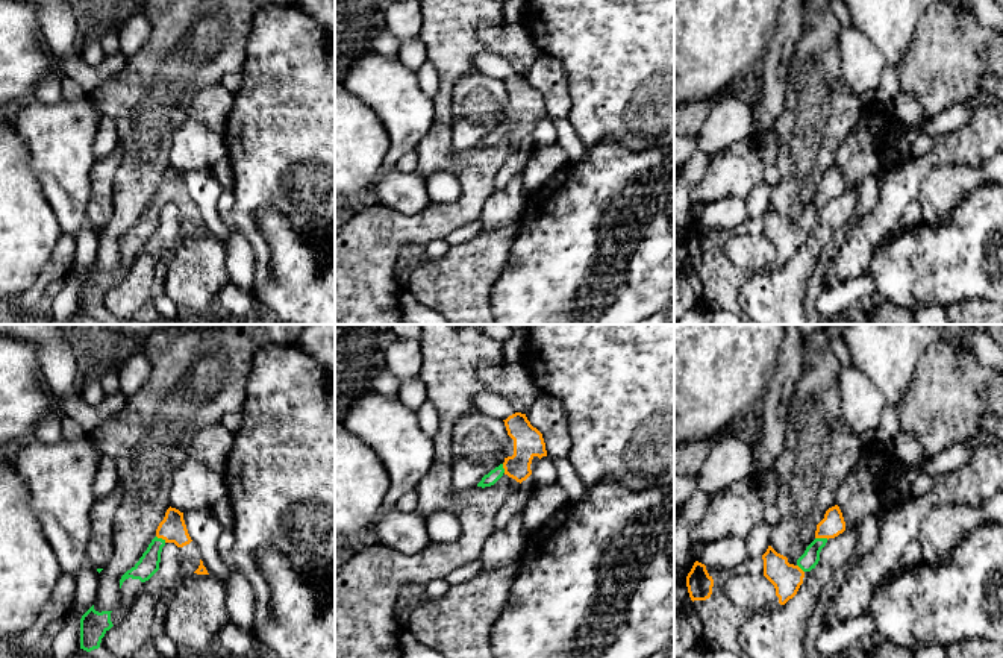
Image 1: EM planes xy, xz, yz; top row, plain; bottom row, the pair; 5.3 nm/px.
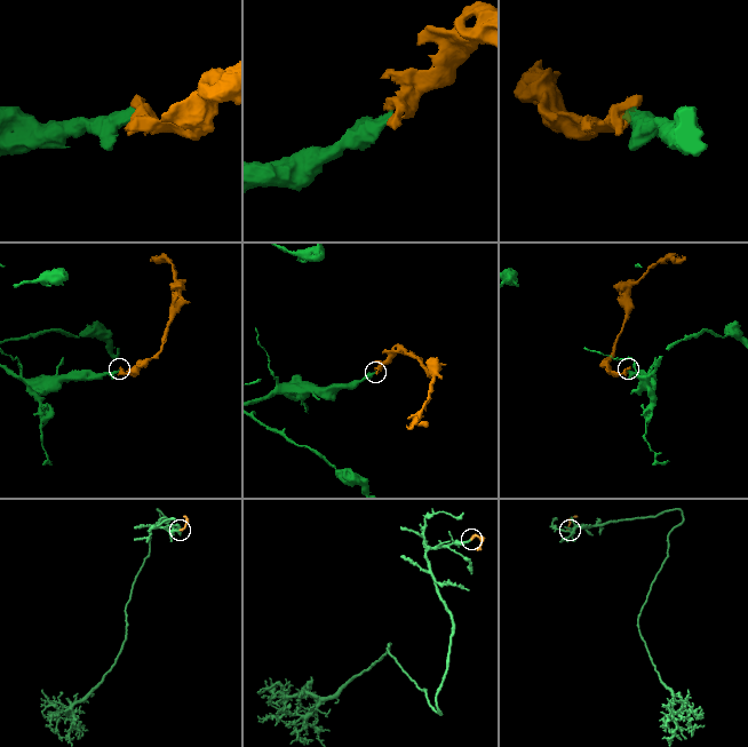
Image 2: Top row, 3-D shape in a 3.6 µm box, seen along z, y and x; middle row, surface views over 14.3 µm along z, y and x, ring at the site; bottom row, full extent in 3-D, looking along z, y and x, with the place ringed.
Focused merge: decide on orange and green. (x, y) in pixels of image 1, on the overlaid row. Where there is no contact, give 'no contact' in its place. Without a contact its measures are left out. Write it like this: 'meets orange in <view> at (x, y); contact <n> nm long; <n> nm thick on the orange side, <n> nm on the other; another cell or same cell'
meets orange in yz at (821, 537); contact 70 nm long; 120 nm thick on the orange side, 90 nm on the other; same cell

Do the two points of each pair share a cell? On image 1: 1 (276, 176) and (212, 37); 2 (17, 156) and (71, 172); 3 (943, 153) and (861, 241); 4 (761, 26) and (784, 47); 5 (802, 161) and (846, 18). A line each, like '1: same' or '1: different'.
1: different
2: different
3: same
4: different
5: different

